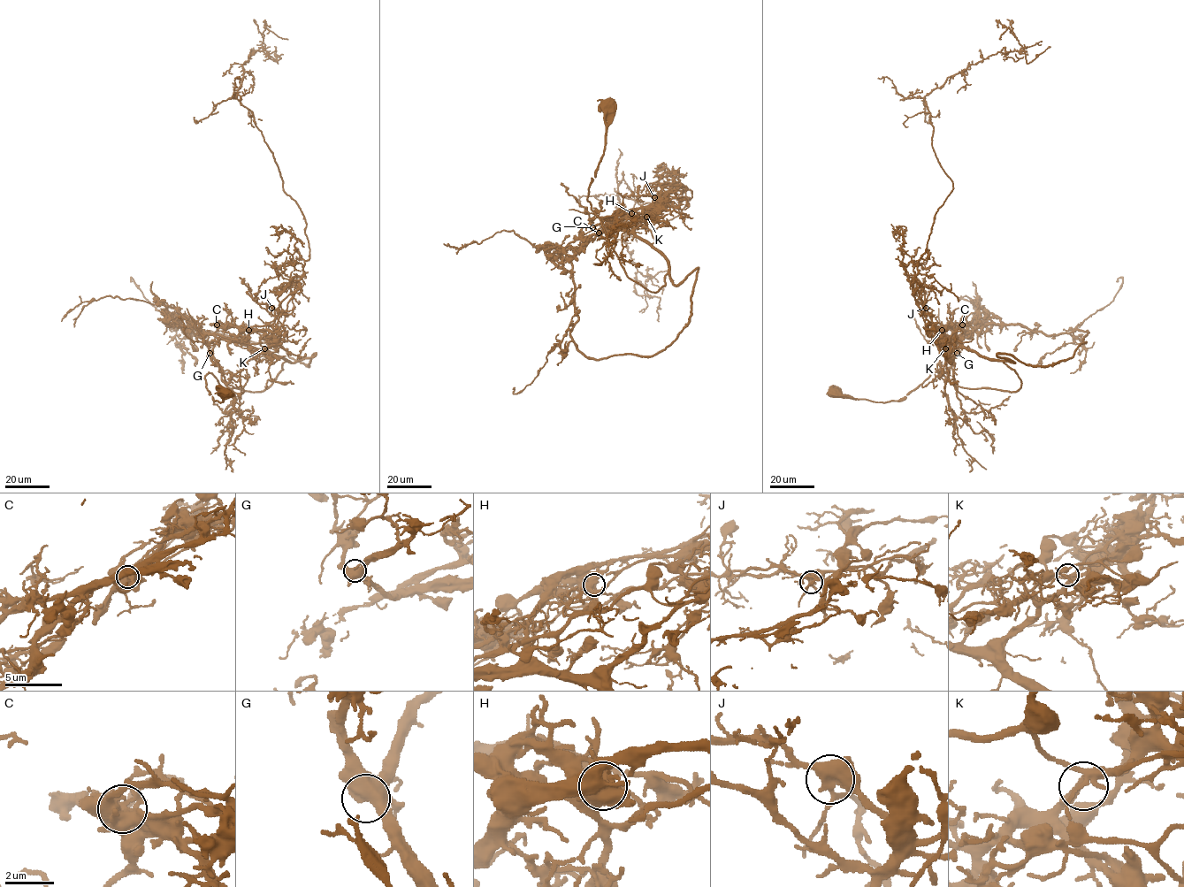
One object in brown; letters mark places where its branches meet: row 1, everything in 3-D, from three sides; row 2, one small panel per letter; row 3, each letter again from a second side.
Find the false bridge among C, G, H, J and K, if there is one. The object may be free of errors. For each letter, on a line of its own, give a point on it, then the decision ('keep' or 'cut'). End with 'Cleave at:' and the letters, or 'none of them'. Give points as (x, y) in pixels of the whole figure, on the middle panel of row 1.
C: (599, 233) | cut
G: (592, 227) | keep
H: (631, 213) | keep
J: (654, 197) | keep
K: (646, 217) | keep
Cleave at: C

